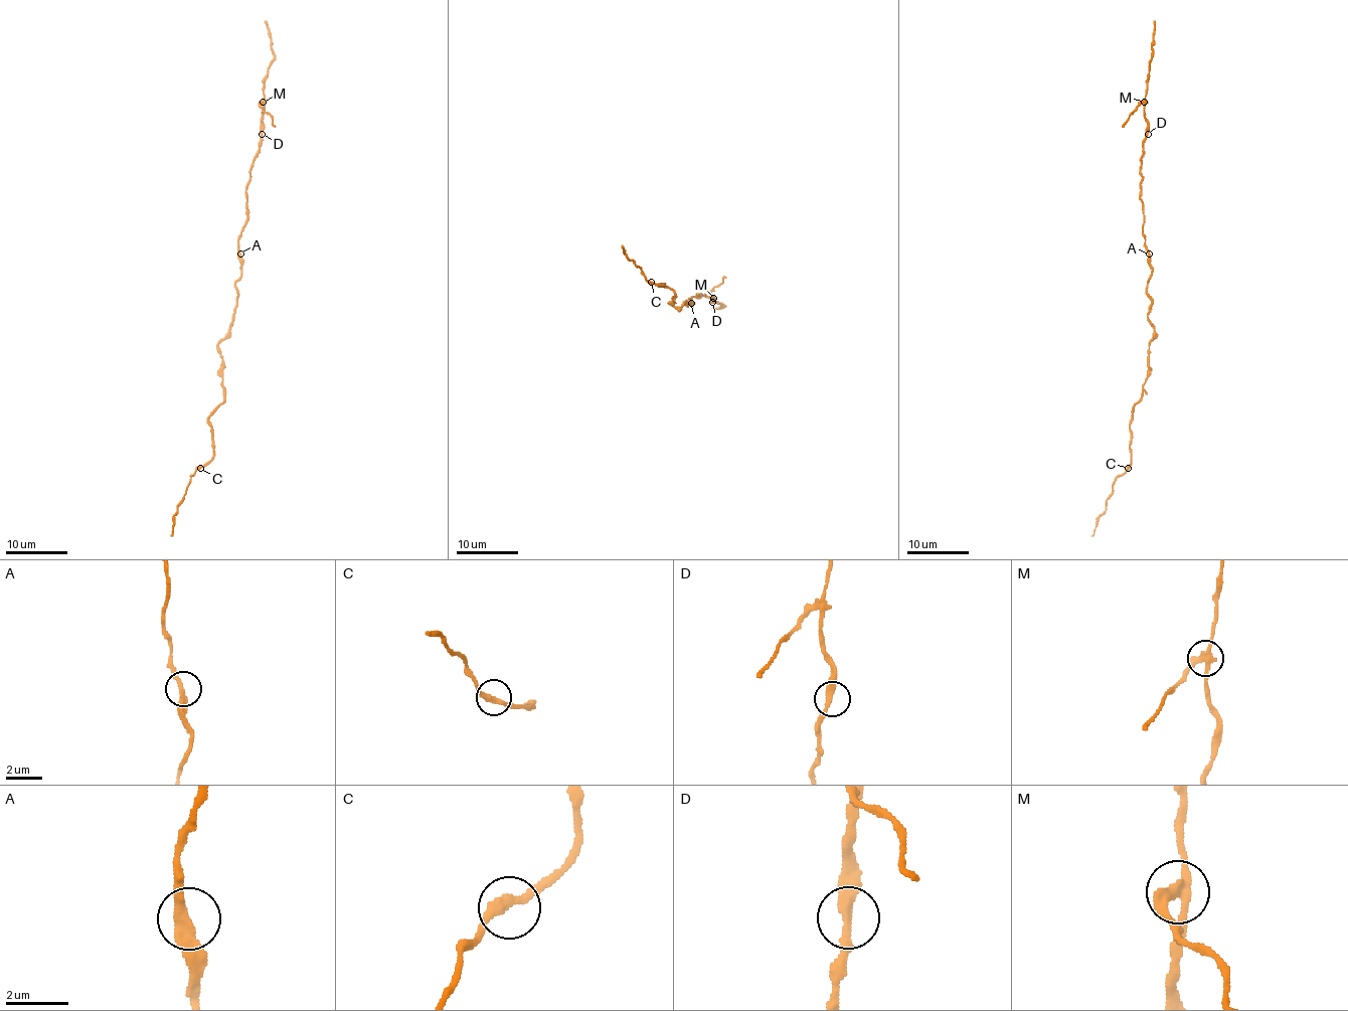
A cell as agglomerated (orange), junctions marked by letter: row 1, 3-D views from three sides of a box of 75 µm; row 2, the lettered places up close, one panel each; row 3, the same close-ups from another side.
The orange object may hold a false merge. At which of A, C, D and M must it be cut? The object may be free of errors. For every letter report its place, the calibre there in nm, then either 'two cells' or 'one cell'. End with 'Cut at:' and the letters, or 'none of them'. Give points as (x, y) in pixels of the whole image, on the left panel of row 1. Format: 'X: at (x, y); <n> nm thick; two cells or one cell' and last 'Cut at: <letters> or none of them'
A: at (240, 254); 320 nm thick; one cell
C: at (200, 468); 320 nm thick; one cell
D: at (262, 134); 340 nm thick; one cell
M: at (263, 102); 280 nm thick; two cells
Cut at: M

